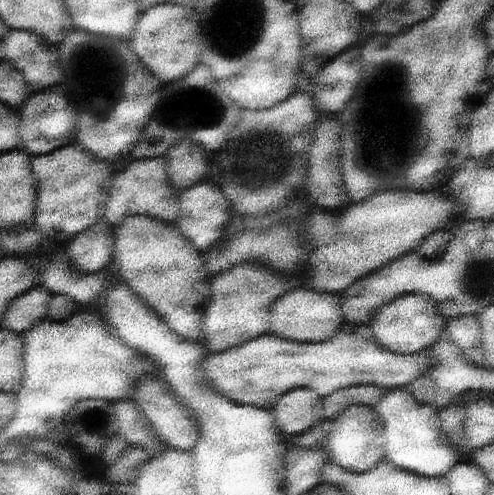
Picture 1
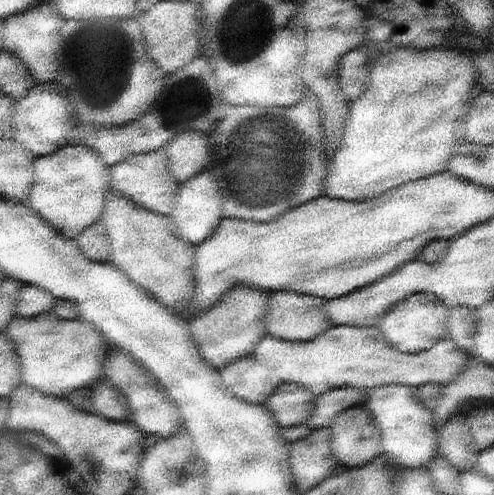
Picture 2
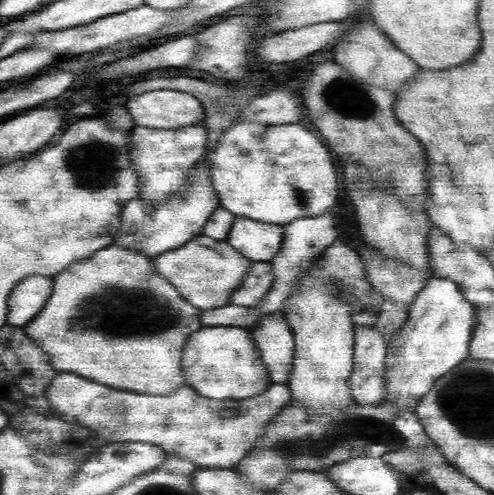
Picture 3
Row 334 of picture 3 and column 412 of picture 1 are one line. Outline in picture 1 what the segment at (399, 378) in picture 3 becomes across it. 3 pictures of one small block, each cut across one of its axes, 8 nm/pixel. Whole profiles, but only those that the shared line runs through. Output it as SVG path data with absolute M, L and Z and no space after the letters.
M401 388L385 392L381 402L373 408L375 414L379 414L379 422L383 422L383 442L387 450L385 462L399 466L399 470L411 470L411 474L423 474L427 478L439 478L449 472L449 466L455 462L455 458L445 448L441 448L439 452L437 420L433 420L435 410L431 410L429 404L415 404L413 396L407 394L405 388Z

